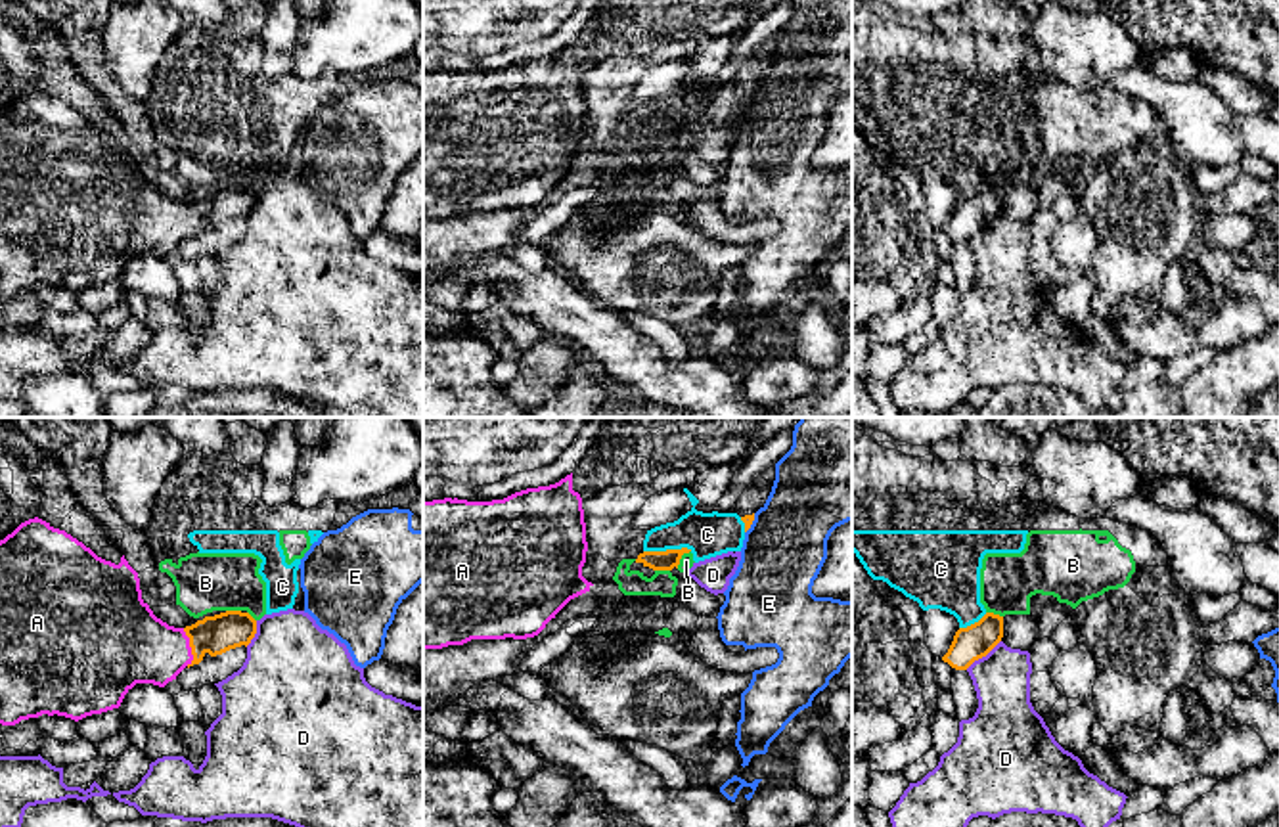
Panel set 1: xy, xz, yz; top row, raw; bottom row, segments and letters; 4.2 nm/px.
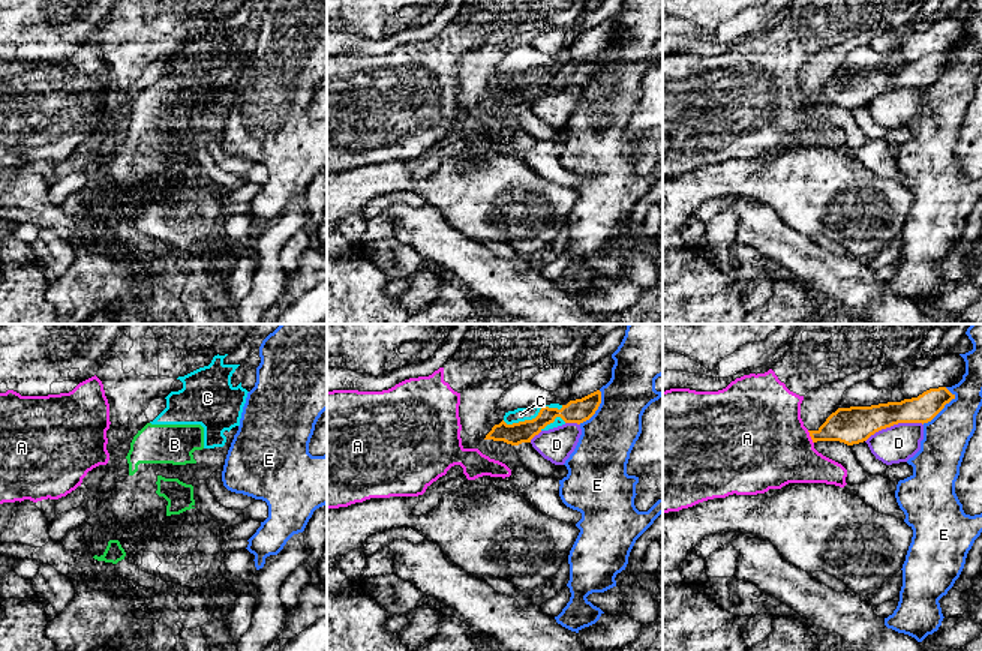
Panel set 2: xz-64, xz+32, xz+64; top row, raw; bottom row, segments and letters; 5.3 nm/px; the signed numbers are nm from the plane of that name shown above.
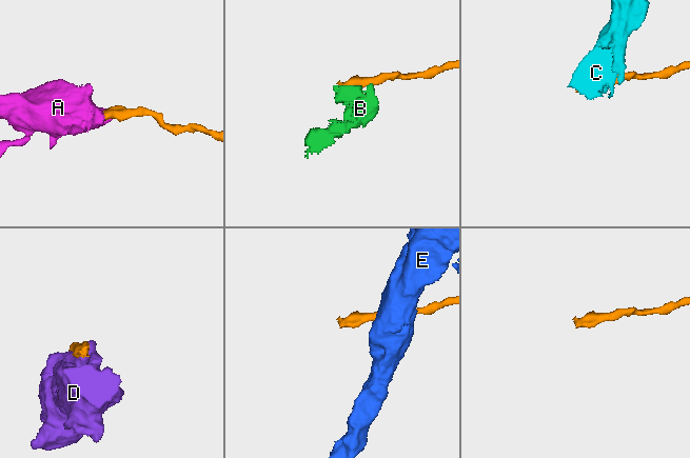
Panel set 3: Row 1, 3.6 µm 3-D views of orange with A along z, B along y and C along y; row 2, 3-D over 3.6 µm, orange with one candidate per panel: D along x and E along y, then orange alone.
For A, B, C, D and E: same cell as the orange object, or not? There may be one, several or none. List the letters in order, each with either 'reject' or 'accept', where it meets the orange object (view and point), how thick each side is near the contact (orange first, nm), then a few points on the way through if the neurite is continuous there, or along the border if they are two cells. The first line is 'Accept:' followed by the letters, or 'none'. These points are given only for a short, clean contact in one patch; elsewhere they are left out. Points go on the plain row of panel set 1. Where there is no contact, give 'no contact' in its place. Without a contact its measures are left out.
Accept: A
A: accept; contact xy (190, 217); calibres 160 and 320 nm; way xy (217, 205), (198, 209), (190, 217), (131, 217)
B: reject; contact xz (680, 129); calibres 80 and 60 nm; border xz (690, 121), (676, 138)
C: reject; contact xz (667, 121); calibres 80 and 190 nm; border xz (692, 121), (644, 123)
D: reject; contact yz (983, 226); calibres 150 and 240 nm
E: reject; contact xz (751, 94); calibres 50 and 340 nm; border xz (755, 85), (745, 104)

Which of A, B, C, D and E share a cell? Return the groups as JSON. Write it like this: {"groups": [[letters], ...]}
{"groups": [["A"], ["B", "C"], ["D"], ["E"]]}

